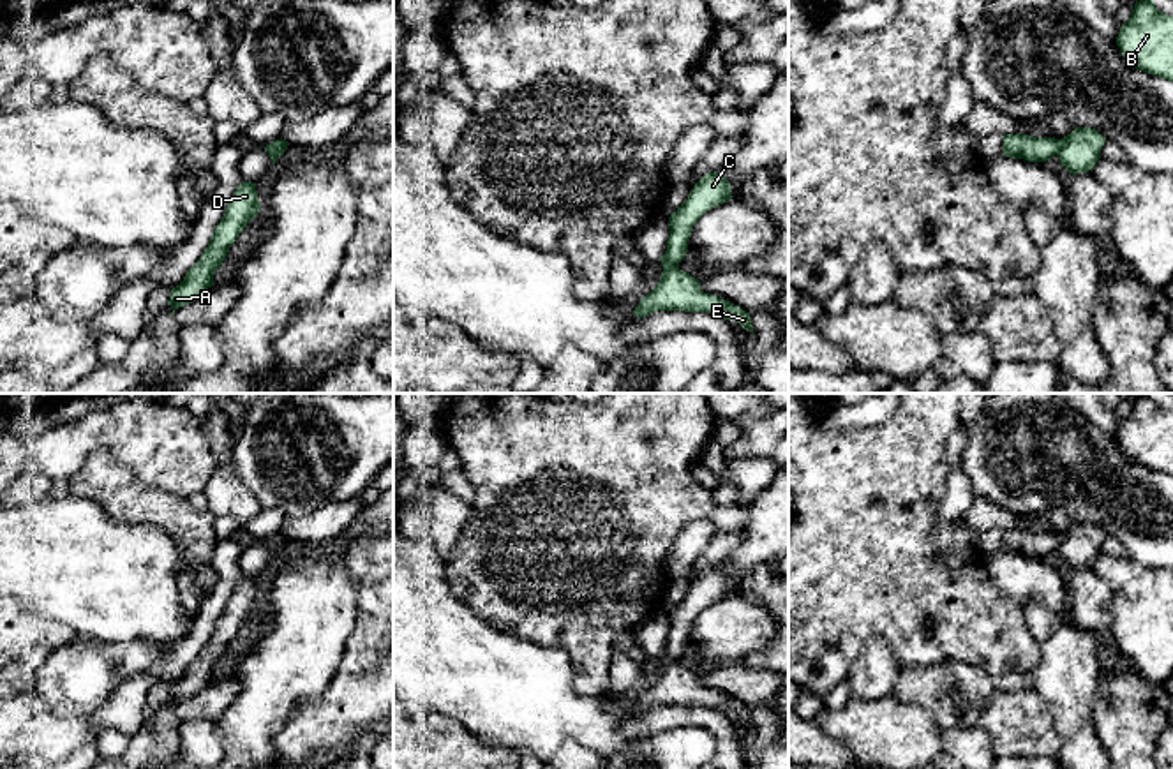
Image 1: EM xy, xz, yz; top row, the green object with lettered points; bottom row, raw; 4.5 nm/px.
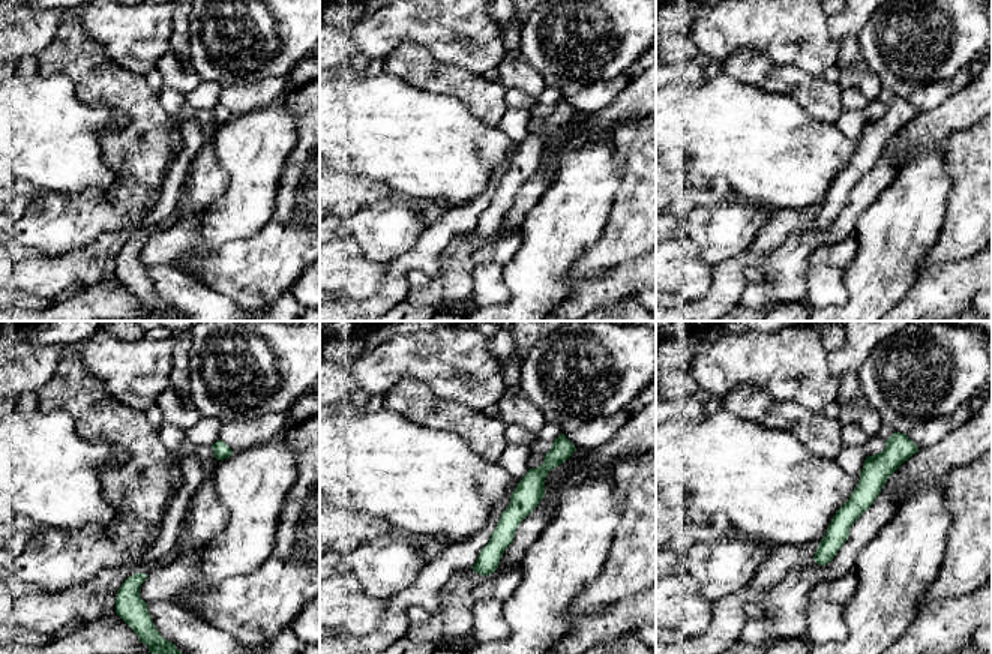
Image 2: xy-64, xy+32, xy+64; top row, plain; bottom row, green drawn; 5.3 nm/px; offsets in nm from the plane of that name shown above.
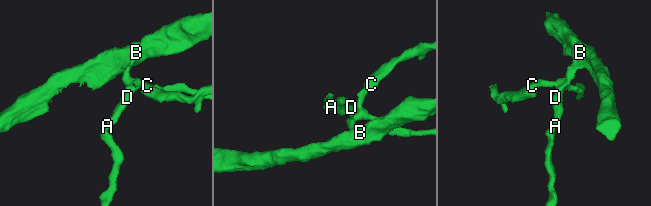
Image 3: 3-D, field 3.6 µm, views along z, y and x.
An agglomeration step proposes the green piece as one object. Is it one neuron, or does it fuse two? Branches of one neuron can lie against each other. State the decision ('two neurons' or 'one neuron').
two neurons

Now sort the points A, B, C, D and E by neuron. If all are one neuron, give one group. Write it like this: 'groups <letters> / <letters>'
groups A B D E / C

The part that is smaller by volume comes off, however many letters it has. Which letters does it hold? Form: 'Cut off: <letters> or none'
Cut off: C

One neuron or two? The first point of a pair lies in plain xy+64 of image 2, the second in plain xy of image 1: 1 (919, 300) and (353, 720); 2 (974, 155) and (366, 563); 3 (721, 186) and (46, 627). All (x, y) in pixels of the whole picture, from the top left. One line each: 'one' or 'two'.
1: two
2: one
3: one

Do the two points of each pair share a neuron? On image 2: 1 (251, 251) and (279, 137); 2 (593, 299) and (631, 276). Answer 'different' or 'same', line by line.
1: different
2: same

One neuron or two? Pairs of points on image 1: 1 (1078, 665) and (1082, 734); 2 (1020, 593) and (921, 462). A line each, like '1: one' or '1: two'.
1: one
2: two

